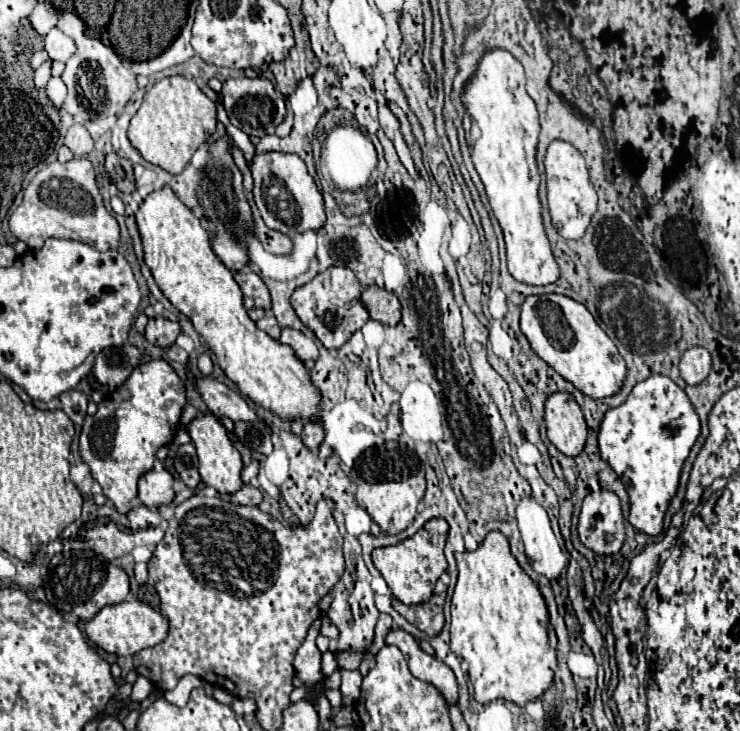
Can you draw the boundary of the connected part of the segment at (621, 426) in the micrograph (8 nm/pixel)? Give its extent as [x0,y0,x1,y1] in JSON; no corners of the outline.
[598,375,700,537]

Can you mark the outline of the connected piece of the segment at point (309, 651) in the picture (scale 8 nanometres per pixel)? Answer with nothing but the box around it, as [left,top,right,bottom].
[294,619,322,683]

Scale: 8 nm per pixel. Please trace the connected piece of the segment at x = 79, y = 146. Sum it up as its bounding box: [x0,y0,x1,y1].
[66,125,94,157]

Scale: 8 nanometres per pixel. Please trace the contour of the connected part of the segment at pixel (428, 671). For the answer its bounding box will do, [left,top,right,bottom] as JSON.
[386,629,458,705]

